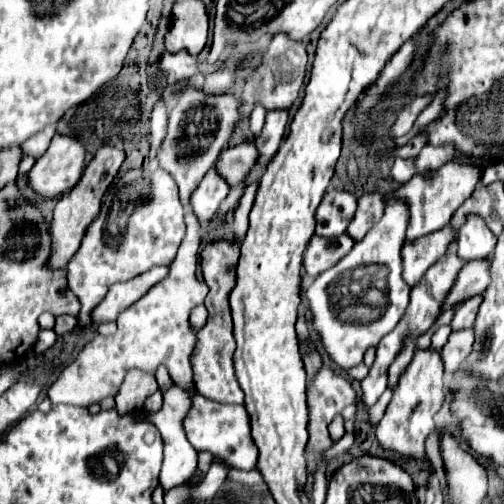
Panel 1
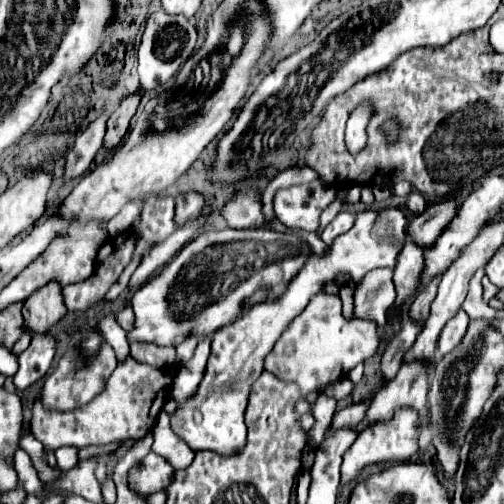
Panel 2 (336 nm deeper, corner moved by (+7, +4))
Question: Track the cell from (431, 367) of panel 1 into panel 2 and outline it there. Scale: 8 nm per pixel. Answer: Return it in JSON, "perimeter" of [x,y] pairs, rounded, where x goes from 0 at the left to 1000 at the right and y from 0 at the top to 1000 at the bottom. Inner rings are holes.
{"perimeter":[[[788,813],[788,821],[772,829],[772,837],[744,837],[740,845],[728,845],[720,857],[712,857],[708,873],[696,881],[696,889],[681,905],[677,956],[681,960],[696,956],[724,925],[815,909],[831,893],[827,885],[831,861],[835,861],[835,841],[831,841],[831,821],[823,813]]]}

